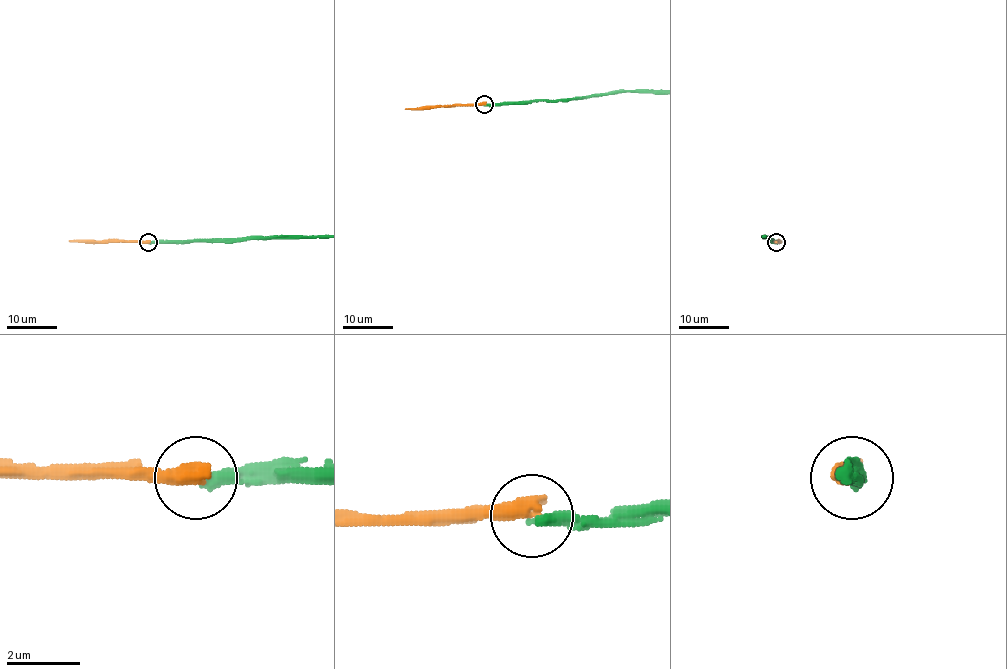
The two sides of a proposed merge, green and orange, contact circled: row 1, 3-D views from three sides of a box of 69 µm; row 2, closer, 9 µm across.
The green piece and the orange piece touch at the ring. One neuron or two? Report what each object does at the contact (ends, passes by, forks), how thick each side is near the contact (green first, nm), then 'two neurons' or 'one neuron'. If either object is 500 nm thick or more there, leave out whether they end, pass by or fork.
green ends there; orange ends there; 380 nm thick on the green side, 480 nm on the other; two neurons

